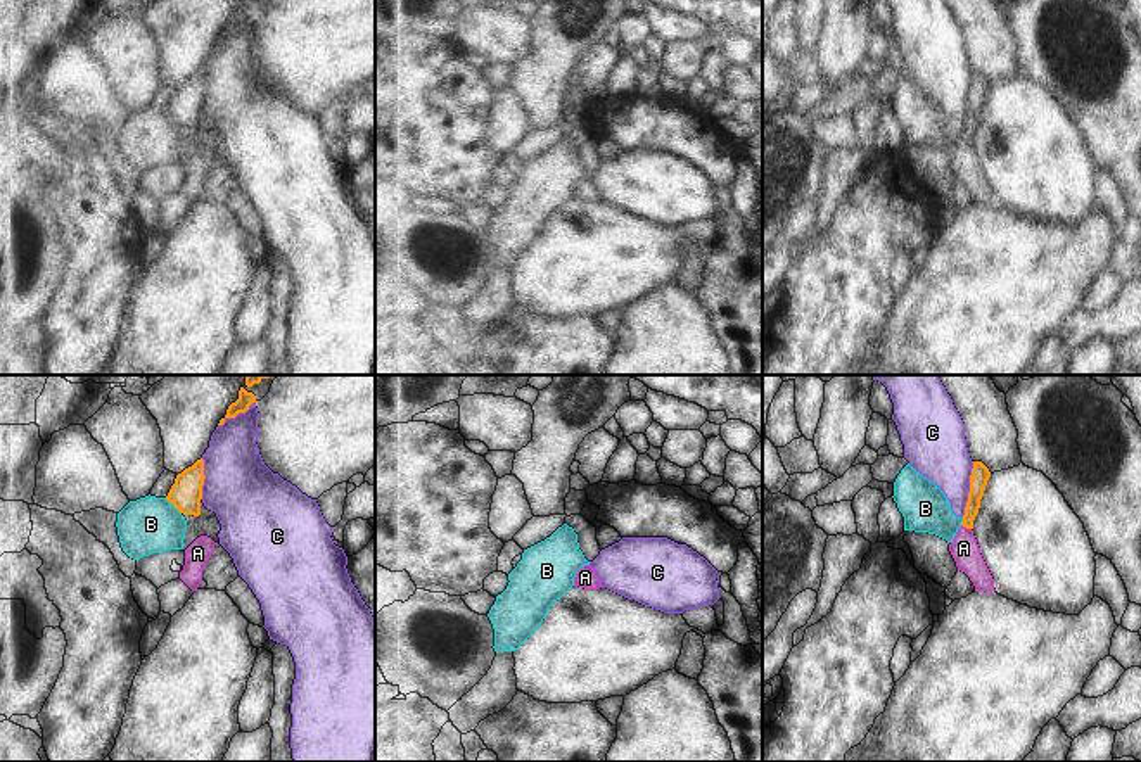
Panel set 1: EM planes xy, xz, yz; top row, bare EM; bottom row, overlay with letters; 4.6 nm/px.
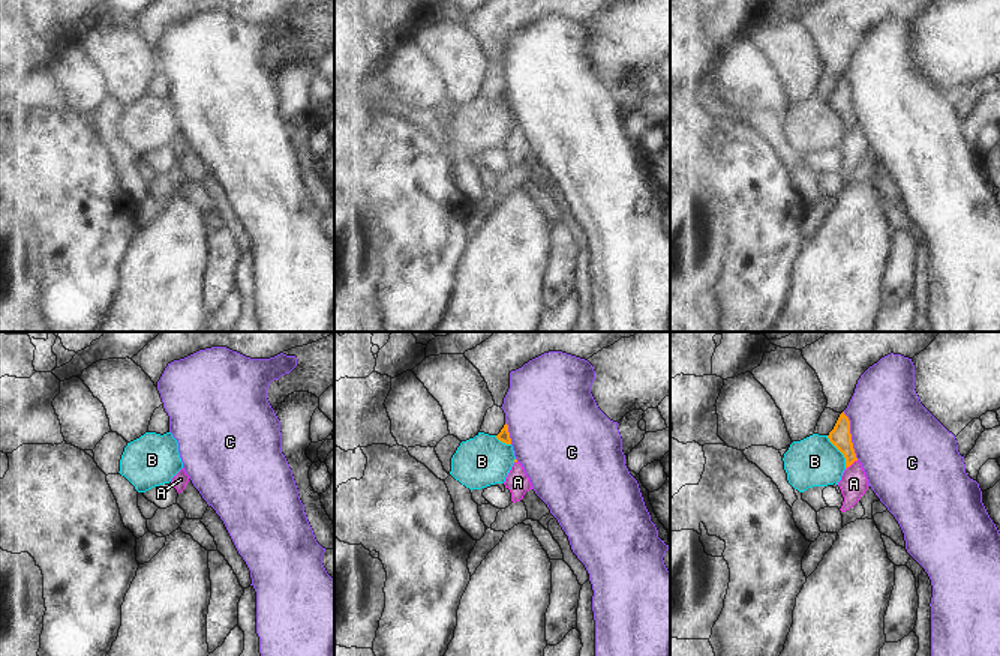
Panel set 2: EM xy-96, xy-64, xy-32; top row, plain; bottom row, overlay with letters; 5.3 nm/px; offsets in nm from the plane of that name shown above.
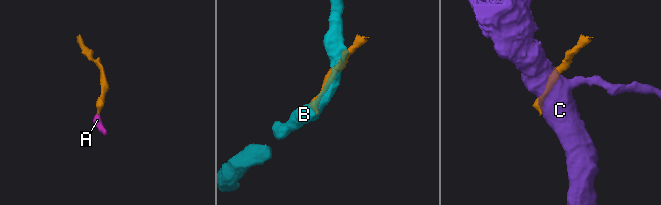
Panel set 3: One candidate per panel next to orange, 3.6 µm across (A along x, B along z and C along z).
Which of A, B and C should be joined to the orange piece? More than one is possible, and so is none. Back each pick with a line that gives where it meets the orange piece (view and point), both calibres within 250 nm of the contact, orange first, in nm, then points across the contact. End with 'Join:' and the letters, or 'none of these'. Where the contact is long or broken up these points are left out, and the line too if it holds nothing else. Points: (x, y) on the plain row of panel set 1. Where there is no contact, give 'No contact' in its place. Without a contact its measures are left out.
A: Touches orange at yz (967, 140). Thickness 90 nm (orange) against 130 nm. Path across: yz (979, 90), (967, 140), (963, 161)
Join: A.

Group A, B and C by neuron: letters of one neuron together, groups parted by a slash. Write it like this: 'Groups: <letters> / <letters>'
Groups: A / B / C.

